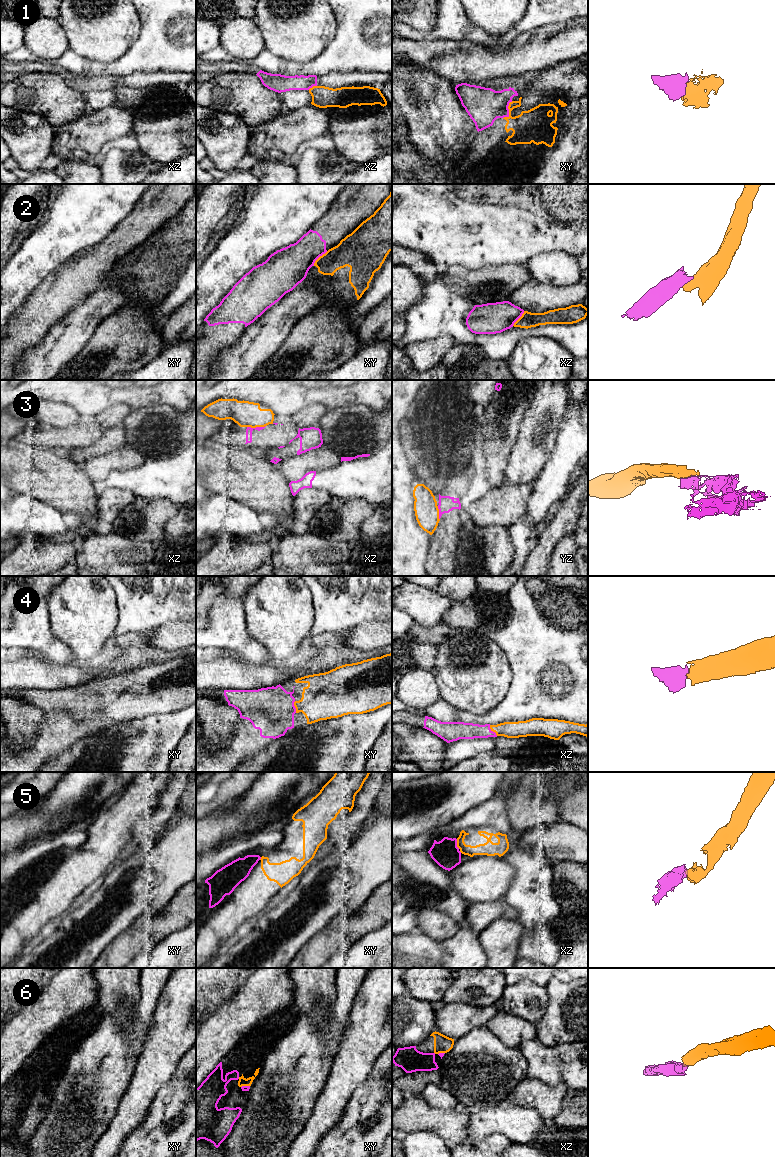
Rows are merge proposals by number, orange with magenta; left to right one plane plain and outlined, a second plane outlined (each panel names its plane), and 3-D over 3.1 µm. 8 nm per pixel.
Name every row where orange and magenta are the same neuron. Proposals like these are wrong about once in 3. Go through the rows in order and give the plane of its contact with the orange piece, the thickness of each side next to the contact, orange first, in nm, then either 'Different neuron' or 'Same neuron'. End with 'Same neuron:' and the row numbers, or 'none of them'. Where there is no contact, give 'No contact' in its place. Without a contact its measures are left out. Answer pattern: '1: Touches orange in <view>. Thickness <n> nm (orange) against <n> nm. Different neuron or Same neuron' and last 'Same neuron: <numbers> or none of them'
1: Touches orange in xy. Thickness 280 nm (orange) against 280 nm. Different neuron
2: Touches orange in xy. Thickness 220 nm (orange) against 300 nm. Different neuron
3: Touches orange in xz. Thickness 200 nm (orange) against 50 nm. Different neuron
4: Touches orange in xz. Thickness 130 nm (orange) against 140 nm. Same neuron
5: Touches orange in xz. Thickness 100 nm (orange) against 220 nm. Same neuron
6: Touches orange in xy. Thickness 70 nm (orange) against 50 nm. Same neuron
Same neuron: 4, 5, 6

